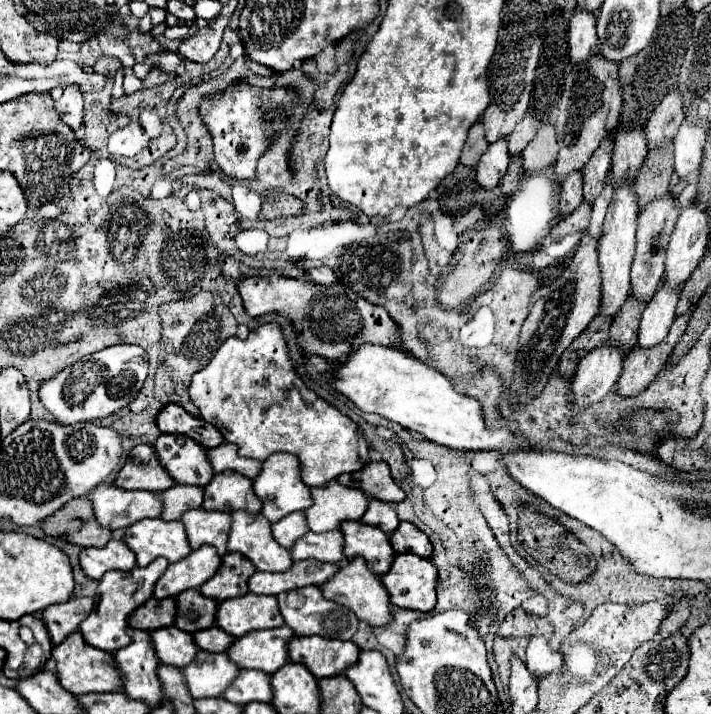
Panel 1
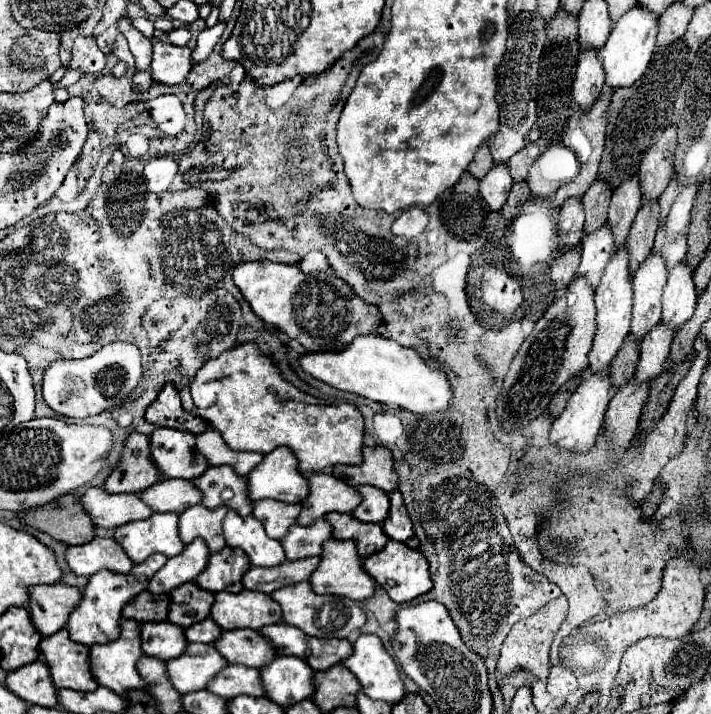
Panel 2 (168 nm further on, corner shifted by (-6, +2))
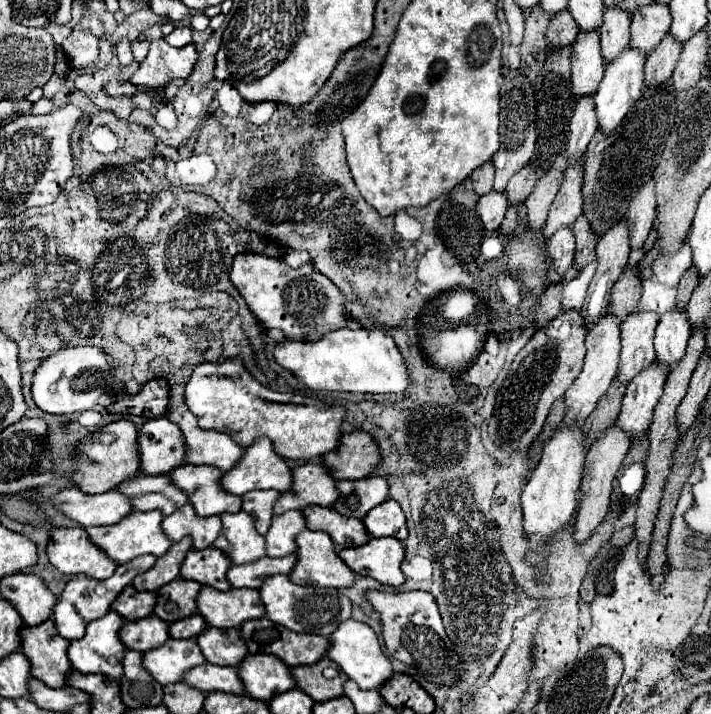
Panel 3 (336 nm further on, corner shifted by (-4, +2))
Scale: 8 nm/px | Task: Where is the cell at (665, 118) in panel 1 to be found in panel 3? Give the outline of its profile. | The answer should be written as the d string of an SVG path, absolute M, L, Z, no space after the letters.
M642 186L638 190L638 196L634 196L634 200L630 200L630 208L628 208L630 246L632 248L644 246L644 240L654 224L654 212L656 212L654 186Z

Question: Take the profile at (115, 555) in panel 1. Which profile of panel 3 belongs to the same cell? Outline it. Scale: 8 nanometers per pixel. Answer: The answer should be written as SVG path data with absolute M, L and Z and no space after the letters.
M54 528L50 532L48 560L62 574L86 574L96 580L110 578L118 568L118 564L88 538L84 528Z

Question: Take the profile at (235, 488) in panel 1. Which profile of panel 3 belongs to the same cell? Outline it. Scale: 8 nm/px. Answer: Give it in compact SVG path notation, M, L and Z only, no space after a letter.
M184 464L184 466L178 466L174 472L170 472L170 478L180 490L188 494L198 516L212 516L212 514L242 510L240 496L228 494L222 488L220 468Z

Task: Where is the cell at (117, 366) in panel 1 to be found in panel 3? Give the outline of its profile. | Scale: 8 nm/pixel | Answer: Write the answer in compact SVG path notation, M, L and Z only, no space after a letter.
M76 346L58 350L38 366L32 378L32 396L40 410L48 414L72 414L92 410L102 394L110 394L114 382L114 368L106 350L96 346Z

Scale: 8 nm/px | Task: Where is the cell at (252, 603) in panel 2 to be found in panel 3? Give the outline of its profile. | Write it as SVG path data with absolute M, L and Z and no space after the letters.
M204 586L198 594L198 614L214 628L238 628L246 620L266 616L258 590L230 588L226 592Z

